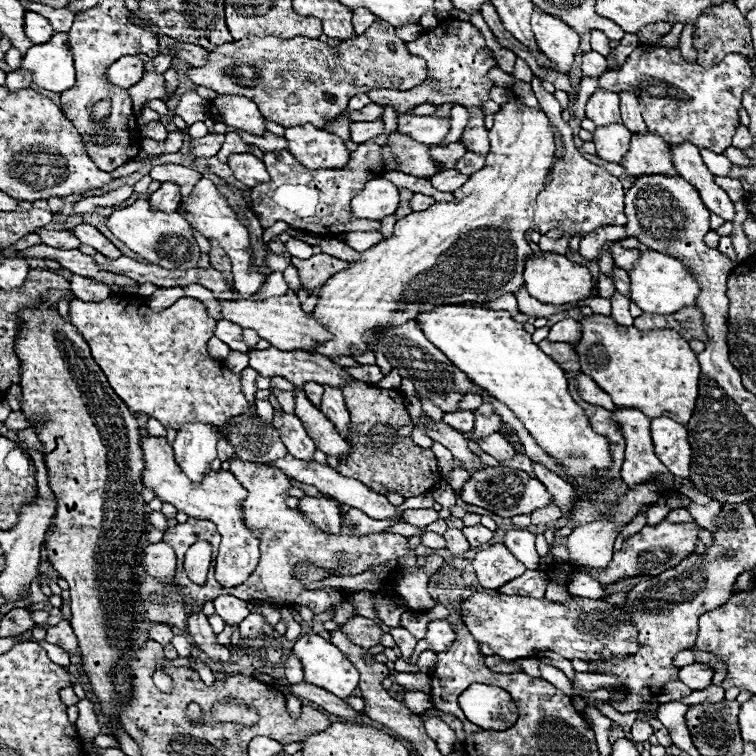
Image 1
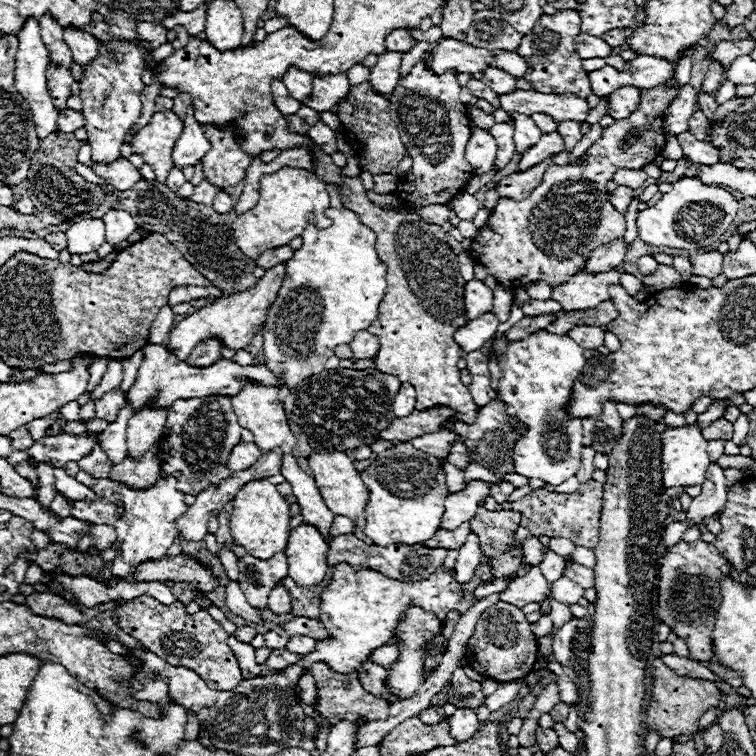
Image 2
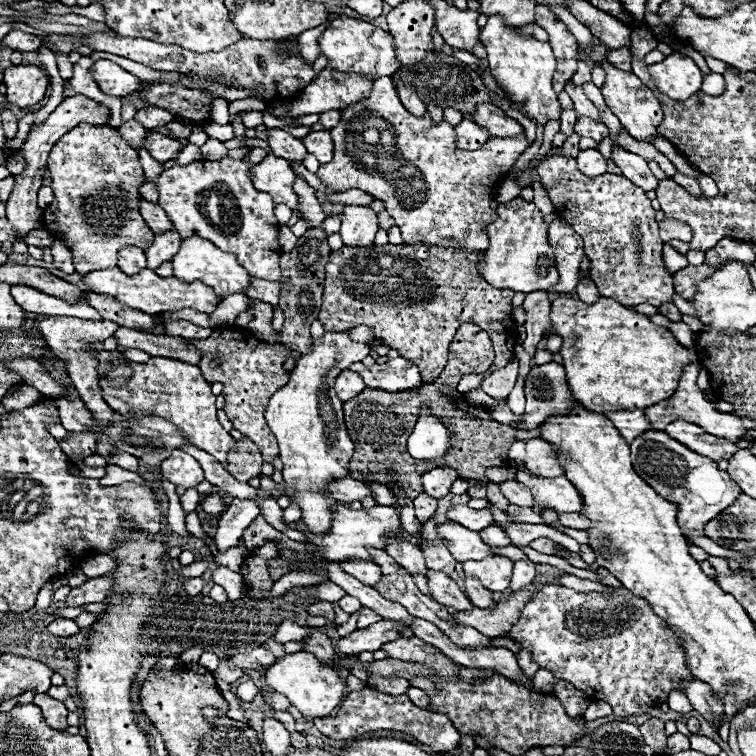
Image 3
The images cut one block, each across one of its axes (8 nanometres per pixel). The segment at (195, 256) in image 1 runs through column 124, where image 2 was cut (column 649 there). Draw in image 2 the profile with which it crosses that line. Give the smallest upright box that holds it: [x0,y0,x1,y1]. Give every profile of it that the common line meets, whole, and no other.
[638,178,738,250]

